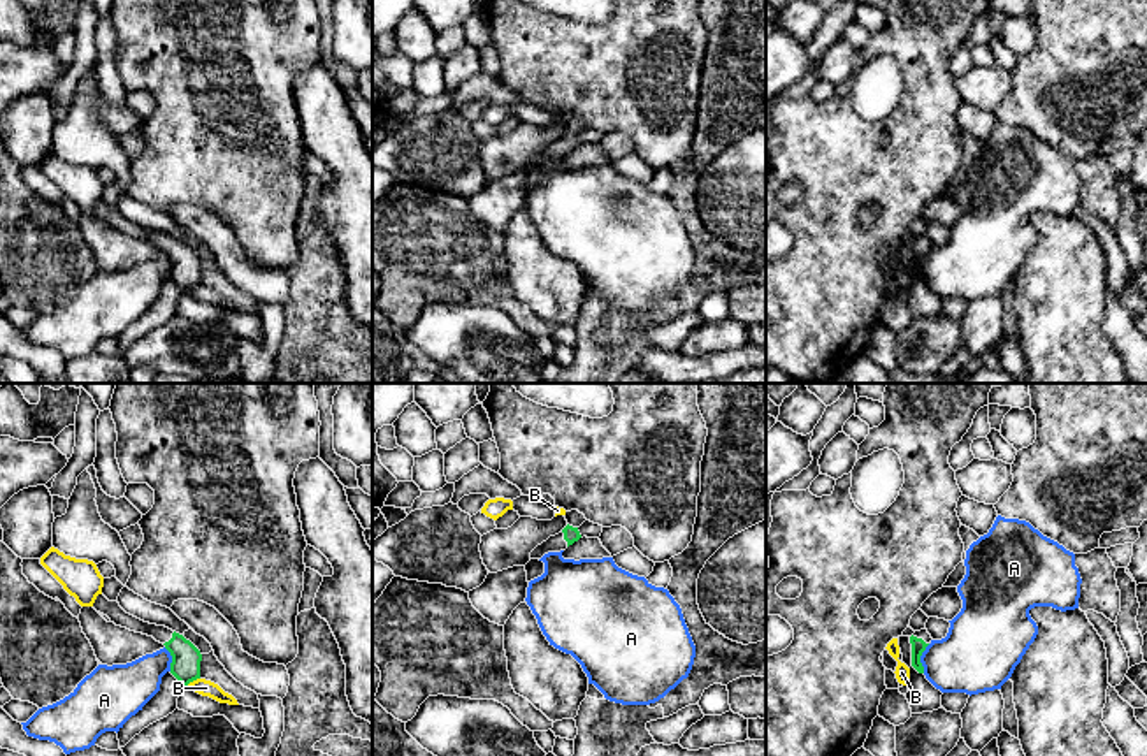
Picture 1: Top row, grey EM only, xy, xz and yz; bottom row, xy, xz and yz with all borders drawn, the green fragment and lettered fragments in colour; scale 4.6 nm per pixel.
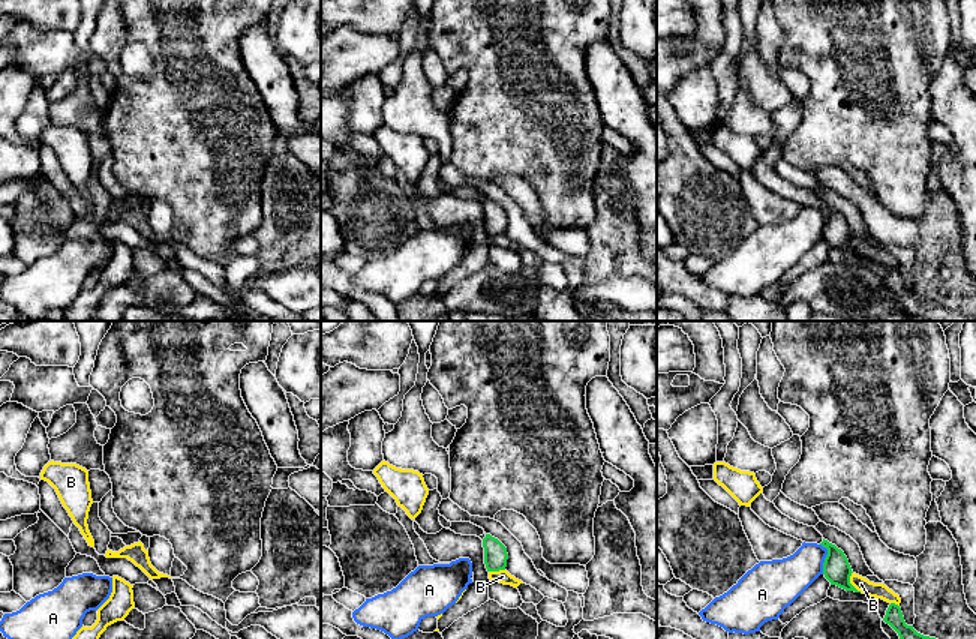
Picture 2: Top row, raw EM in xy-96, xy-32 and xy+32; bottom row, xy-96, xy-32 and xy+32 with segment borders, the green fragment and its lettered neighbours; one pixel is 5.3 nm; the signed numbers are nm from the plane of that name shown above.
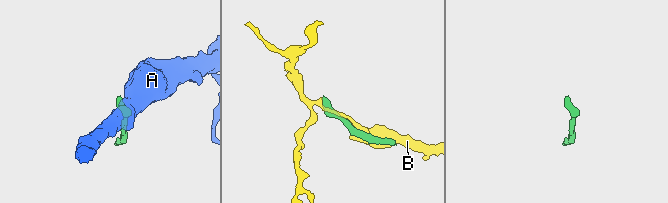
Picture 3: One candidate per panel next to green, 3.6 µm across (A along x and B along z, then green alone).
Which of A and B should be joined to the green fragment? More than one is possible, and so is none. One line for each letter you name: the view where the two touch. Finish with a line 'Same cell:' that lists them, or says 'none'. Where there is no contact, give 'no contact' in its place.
Same cell: none

